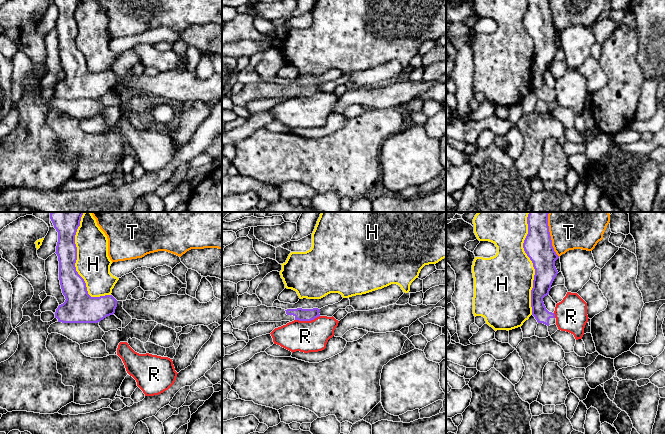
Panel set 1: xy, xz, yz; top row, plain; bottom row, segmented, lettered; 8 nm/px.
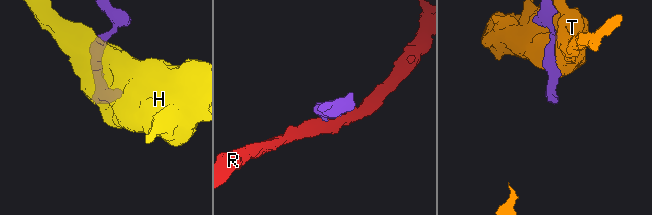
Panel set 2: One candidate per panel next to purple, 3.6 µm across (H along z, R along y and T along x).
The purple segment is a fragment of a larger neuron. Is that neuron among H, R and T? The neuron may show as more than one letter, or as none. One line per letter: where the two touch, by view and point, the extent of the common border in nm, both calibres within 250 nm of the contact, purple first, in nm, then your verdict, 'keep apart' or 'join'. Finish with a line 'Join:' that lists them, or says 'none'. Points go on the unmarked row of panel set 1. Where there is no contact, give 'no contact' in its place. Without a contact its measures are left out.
H: xy (75, 46) | 650 nm | 200/280 nm | keep apart
R: xz (307, 96) | 200 nm | 100/260 nm | keep apart
T: yz (551, 16) | 280 nm | 220/220 nm | keep apart
Join: none

